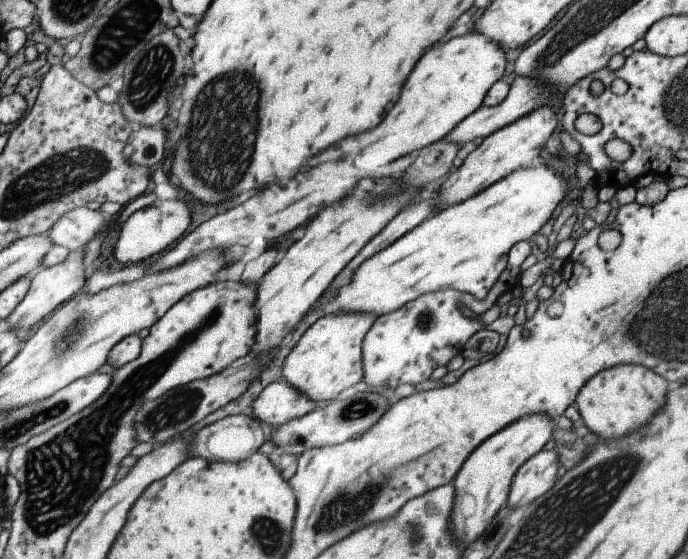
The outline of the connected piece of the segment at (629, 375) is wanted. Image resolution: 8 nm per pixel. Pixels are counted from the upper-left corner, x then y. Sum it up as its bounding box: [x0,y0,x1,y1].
[574,364,667,438]

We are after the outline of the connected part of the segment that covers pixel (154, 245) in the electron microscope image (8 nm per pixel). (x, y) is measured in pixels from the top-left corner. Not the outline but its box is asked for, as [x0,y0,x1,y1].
[112,199,191,265]

